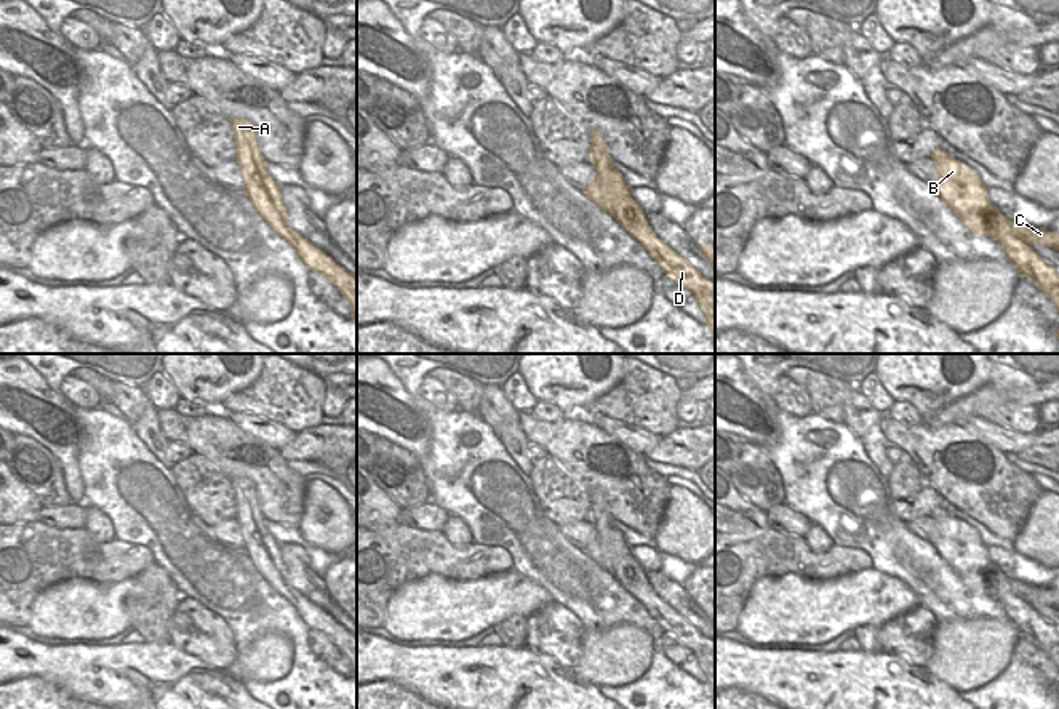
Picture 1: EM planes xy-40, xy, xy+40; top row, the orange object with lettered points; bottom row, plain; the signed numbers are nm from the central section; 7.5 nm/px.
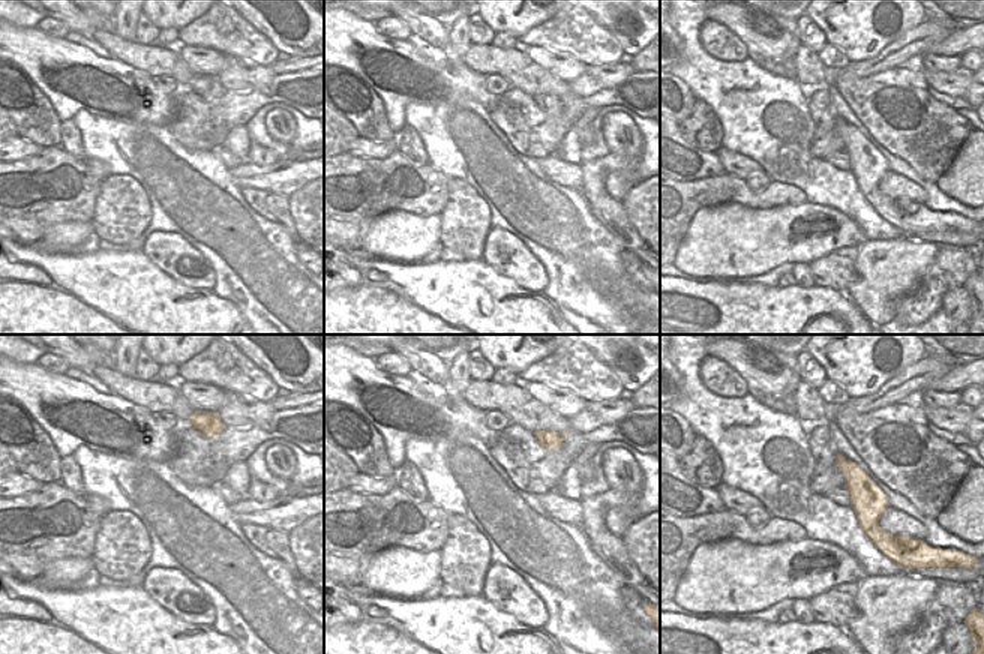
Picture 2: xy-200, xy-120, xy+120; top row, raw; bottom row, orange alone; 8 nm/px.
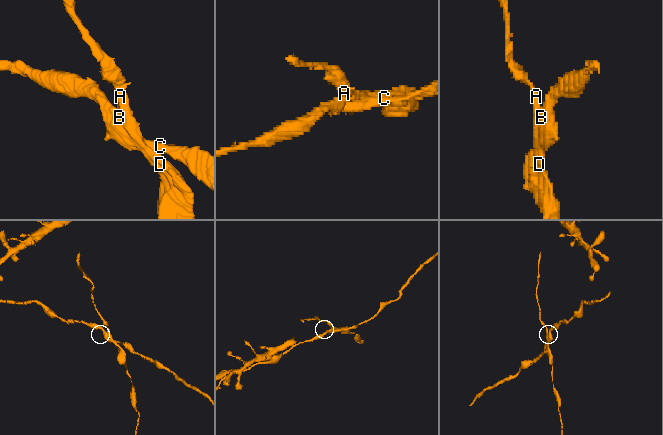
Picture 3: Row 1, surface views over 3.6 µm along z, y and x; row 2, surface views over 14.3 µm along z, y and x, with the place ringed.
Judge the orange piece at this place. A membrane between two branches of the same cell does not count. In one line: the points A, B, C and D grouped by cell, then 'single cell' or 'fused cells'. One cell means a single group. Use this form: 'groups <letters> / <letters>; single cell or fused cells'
groups A D / B C; fused cells

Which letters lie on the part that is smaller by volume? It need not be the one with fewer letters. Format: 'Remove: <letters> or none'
Remove: A, D

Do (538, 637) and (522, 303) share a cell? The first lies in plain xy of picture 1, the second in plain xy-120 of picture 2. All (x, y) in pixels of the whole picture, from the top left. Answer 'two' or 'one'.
two

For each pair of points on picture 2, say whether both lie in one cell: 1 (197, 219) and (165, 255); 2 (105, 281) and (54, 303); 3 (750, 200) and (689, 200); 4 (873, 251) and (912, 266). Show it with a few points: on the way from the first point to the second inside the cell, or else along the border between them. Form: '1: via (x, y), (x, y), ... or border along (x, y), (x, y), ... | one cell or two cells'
1: border along (147, 236), (155, 231), (177, 231), (207, 260) | two cells
2: via (93, 293), (80, 303), (66, 303) | one cell
3: via (735, 192), (704, 192) | one cell
4: via (882, 254), (896, 266), (903, 266) | one cell

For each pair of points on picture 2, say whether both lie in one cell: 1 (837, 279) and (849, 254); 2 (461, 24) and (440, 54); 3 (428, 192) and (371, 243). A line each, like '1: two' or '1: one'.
1: one
2: two
3: two

